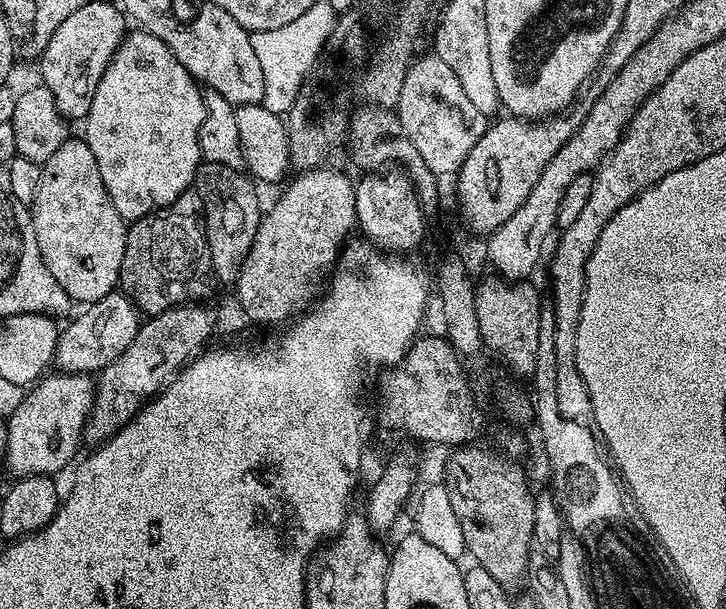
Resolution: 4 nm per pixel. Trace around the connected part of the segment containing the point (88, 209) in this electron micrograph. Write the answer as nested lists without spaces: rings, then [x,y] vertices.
[[[83,138],[64,140],[62,146],[58,146],[58,150],[54,150],[54,154],[50,154],[50,158],[46,158],[46,162],[40,165],[38,194],[34,198],[32,205],[30,205],[30,211],[32,214],[32,225],[34,226],[34,238],[38,238],[38,250],[42,254],[42,262],[46,262],[46,270],[50,270],[50,274],[54,274],[54,278],[58,278],[58,286],[62,286],[62,290],[66,290],[69,301],[76,302],[76,300],[81,300],[81,305],[87,306],[98,302],[102,298],[106,298],[106,294],[114,291],[120,282],[122,254],[126,250],[128,229],[126,221],[120,217],[118,210],[114,210],[114,202],[110,202],[110,194],[106,194],[106,186],[102,186],[102,173],[98,170],[98,162],[90,151],[90,146]]]

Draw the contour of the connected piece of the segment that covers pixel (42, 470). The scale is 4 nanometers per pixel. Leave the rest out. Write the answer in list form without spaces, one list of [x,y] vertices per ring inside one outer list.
[[[61,372],[41,378],[24,393],[22,406],[8,418],[8,437],[2,460],[8,463],[13,477],[55,477],[68,463],[77,459],[84,427],[92,412],[96,385],[91,375],[82,372]]]

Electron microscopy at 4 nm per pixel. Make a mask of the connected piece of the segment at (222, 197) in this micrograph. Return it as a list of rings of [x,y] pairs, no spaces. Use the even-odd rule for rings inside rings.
[[[218,162],[201,163],[196,171],[194,191],[198,198],[202,198],[204,229],[210,246],[212,272],[219,283],[221,280],[228,286],[235,285],[236,275],[254,246],[254,234],[258,234],[262,204],[260,208],[255,186],[257,187],[251,175],[238,168],[222,166]]]

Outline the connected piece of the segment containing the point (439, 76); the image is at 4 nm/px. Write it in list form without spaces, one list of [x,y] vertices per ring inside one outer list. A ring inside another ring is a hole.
[[[434,54],[417,55],[408,65],[394,111],[405,136],[414,142],[414,150],[422,154],[422,162],[426,162],[437,178],[459,172],[462,162],[466,162],[466,154],[478,146],[478,138],[482,138],[490,123],[489,117],[470,103],[454,70]]]

